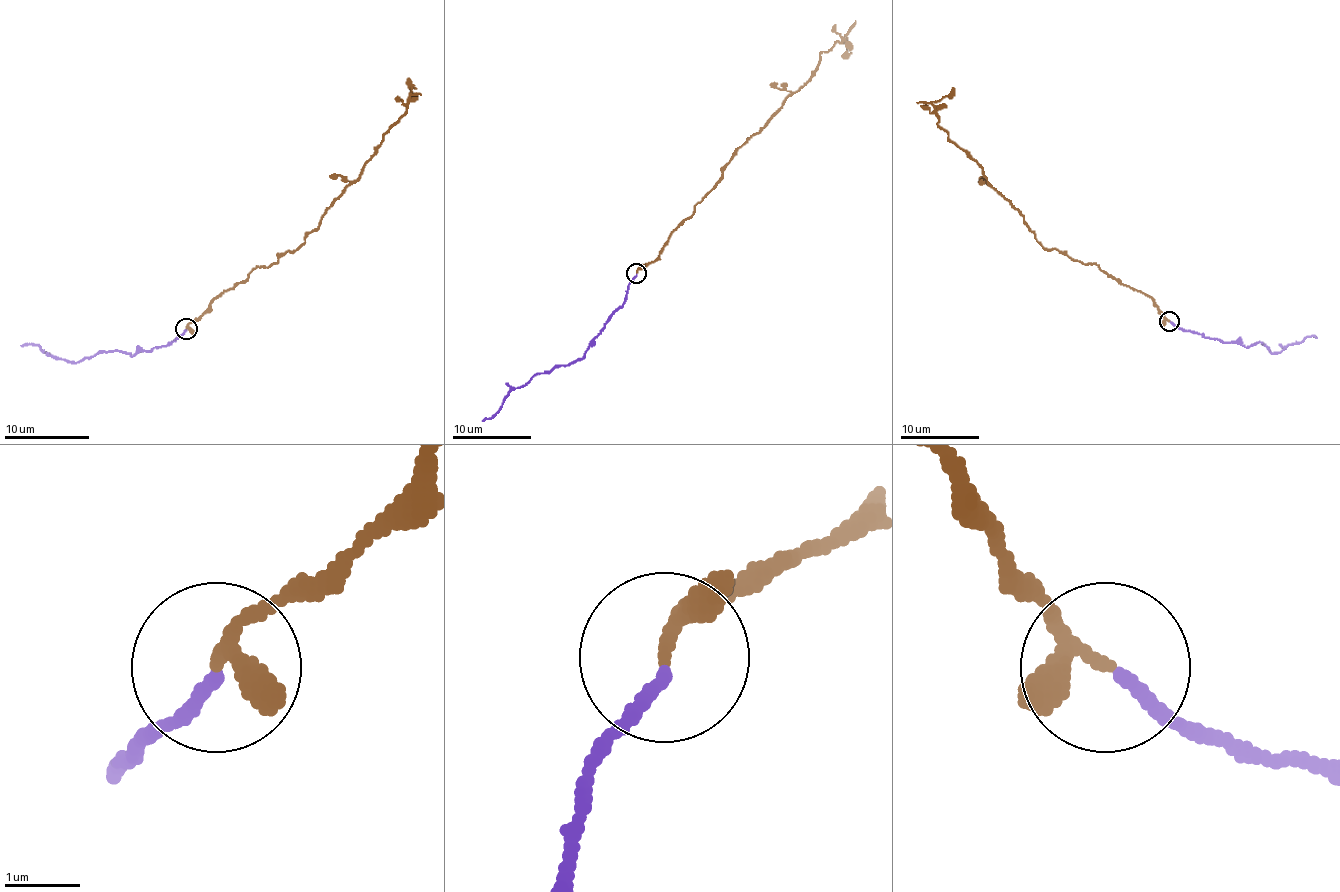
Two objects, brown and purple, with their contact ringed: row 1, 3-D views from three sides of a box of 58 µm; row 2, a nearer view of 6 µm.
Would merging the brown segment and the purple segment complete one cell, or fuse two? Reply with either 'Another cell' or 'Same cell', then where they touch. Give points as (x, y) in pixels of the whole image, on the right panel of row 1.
Same cell. Place: (1169, 321)

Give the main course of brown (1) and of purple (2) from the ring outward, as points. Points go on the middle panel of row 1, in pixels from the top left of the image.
1: (637, 272), (659, 255), (720, 177), (730, 158), (811, 76), (819, 55), (837, 41), (849, 43), (843, 59)
2: (637, 274), (629, 284), (625, 302), (585, 354), (569, 364), (554, 366), (512, 389), (498, 409), (482, 421)

